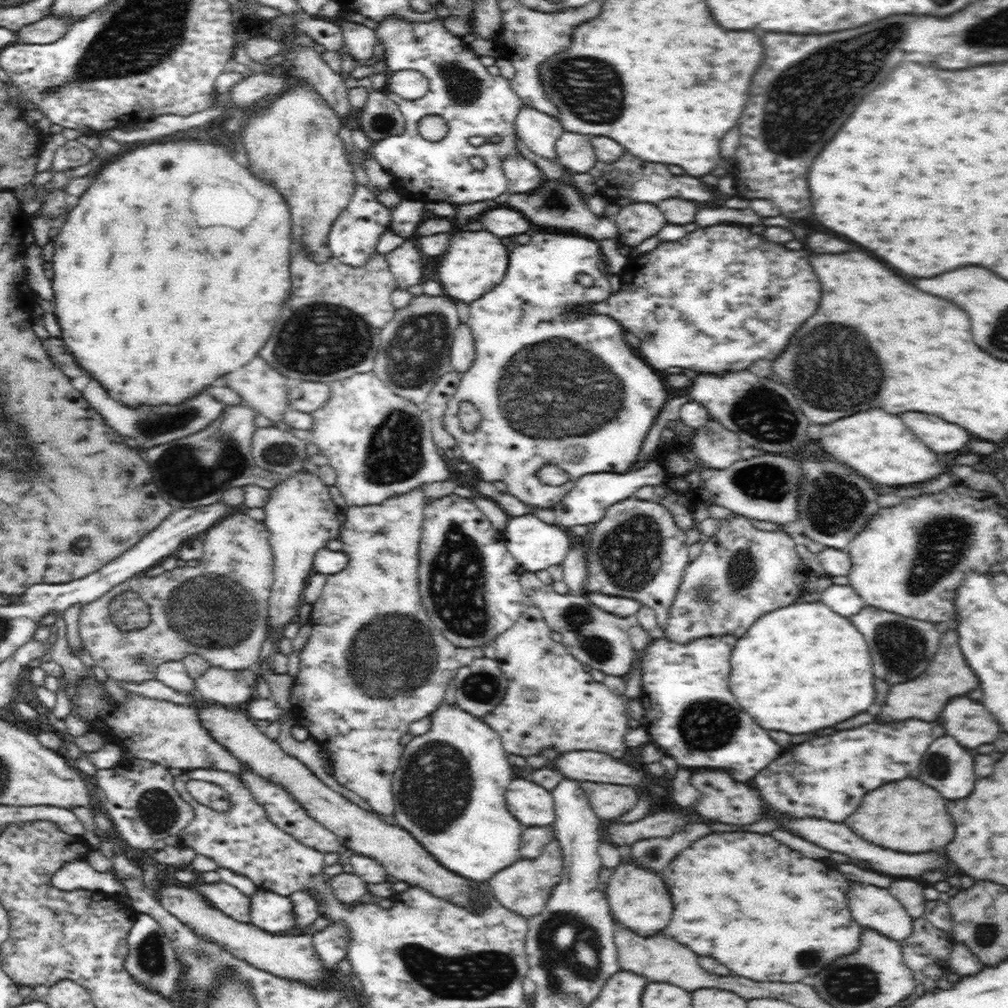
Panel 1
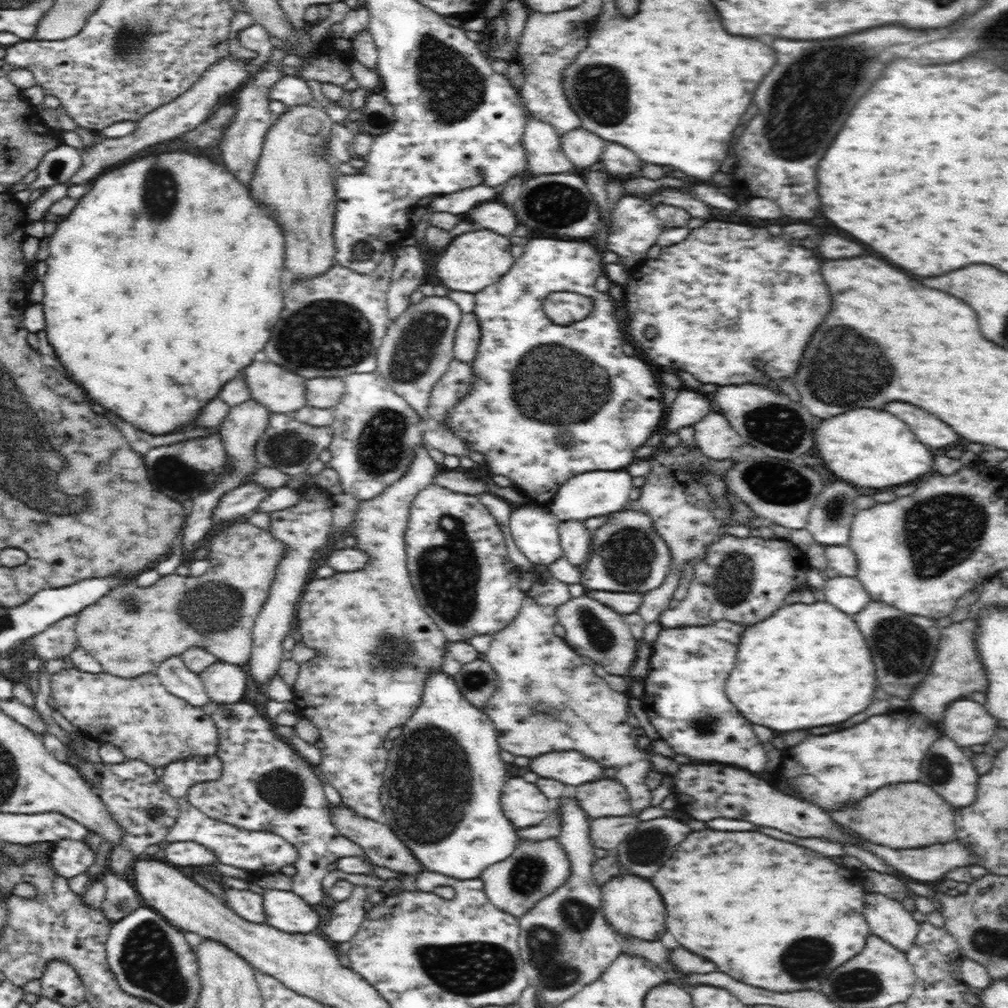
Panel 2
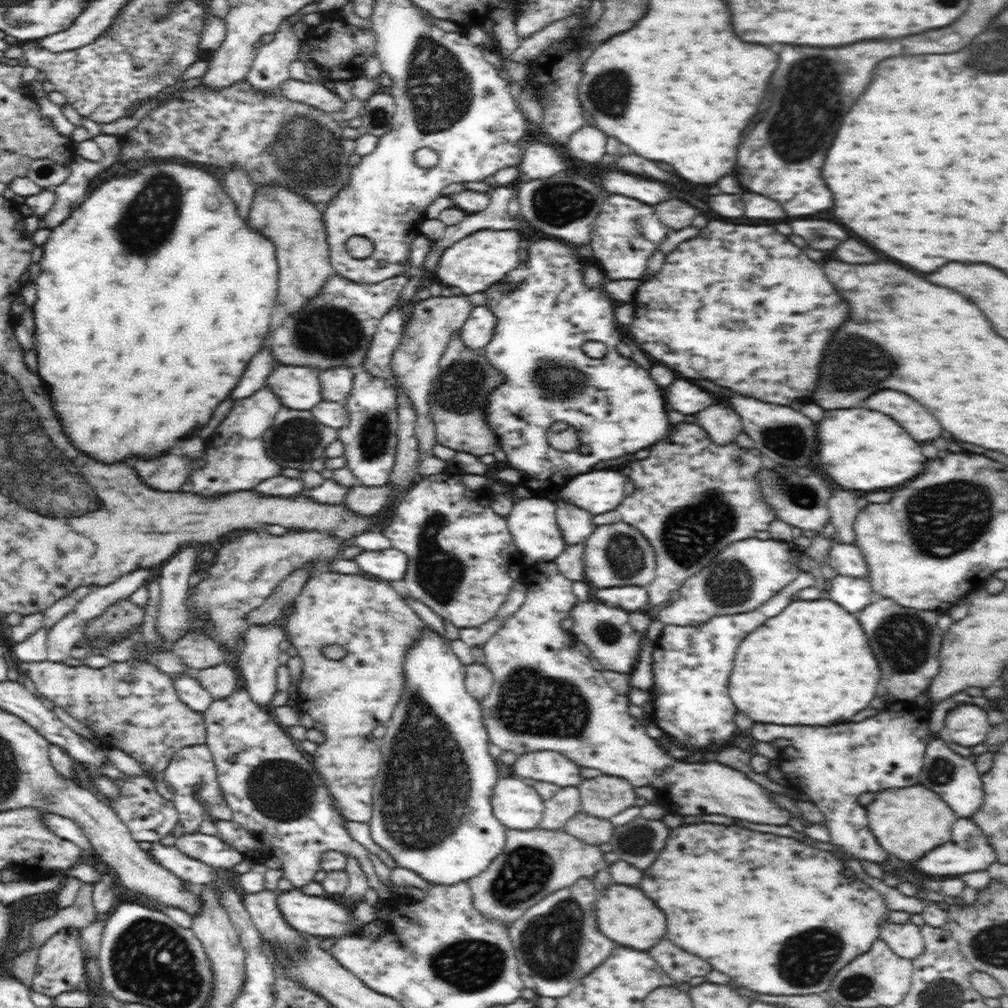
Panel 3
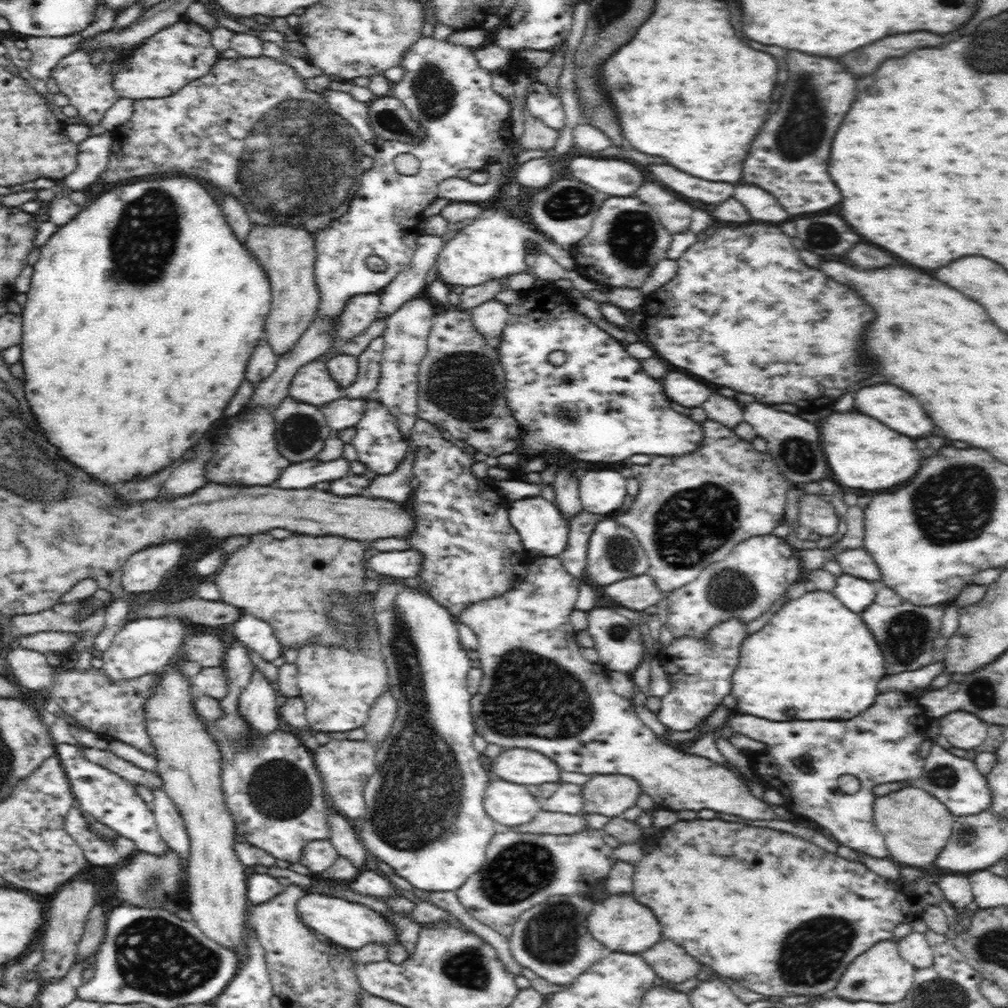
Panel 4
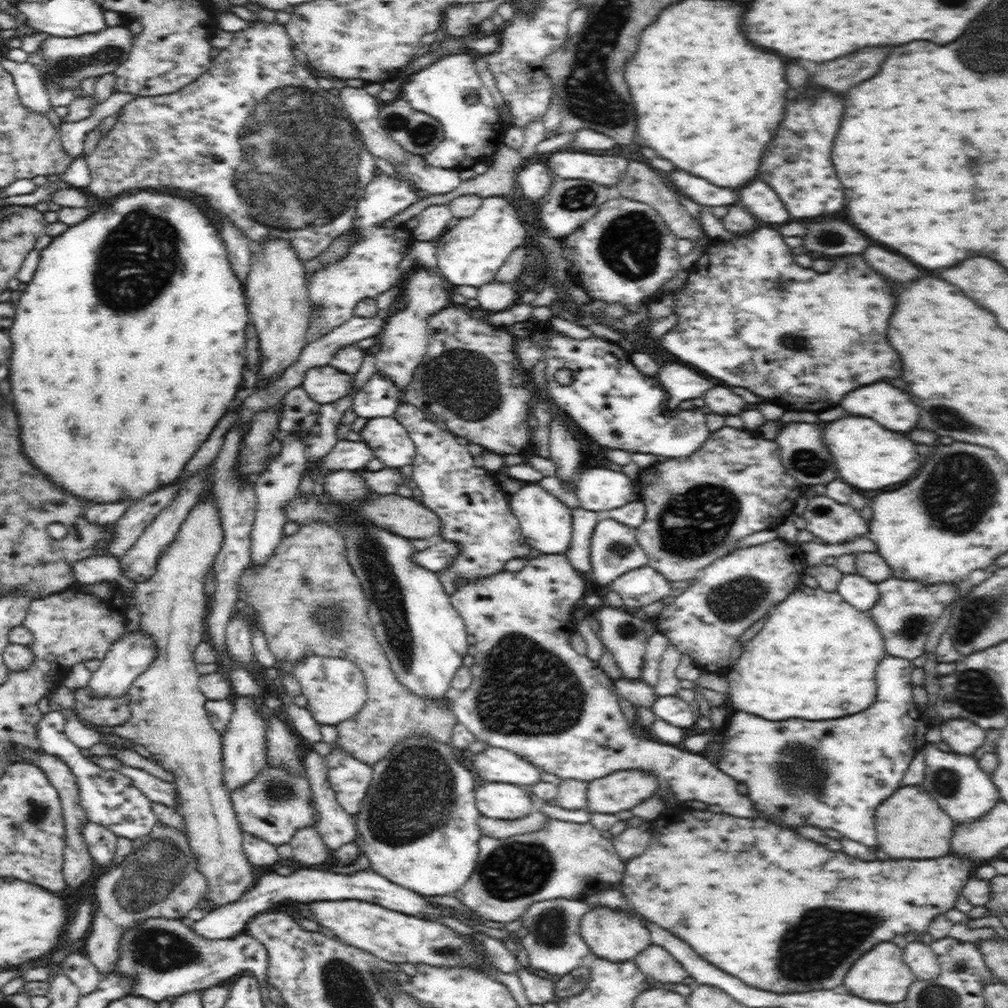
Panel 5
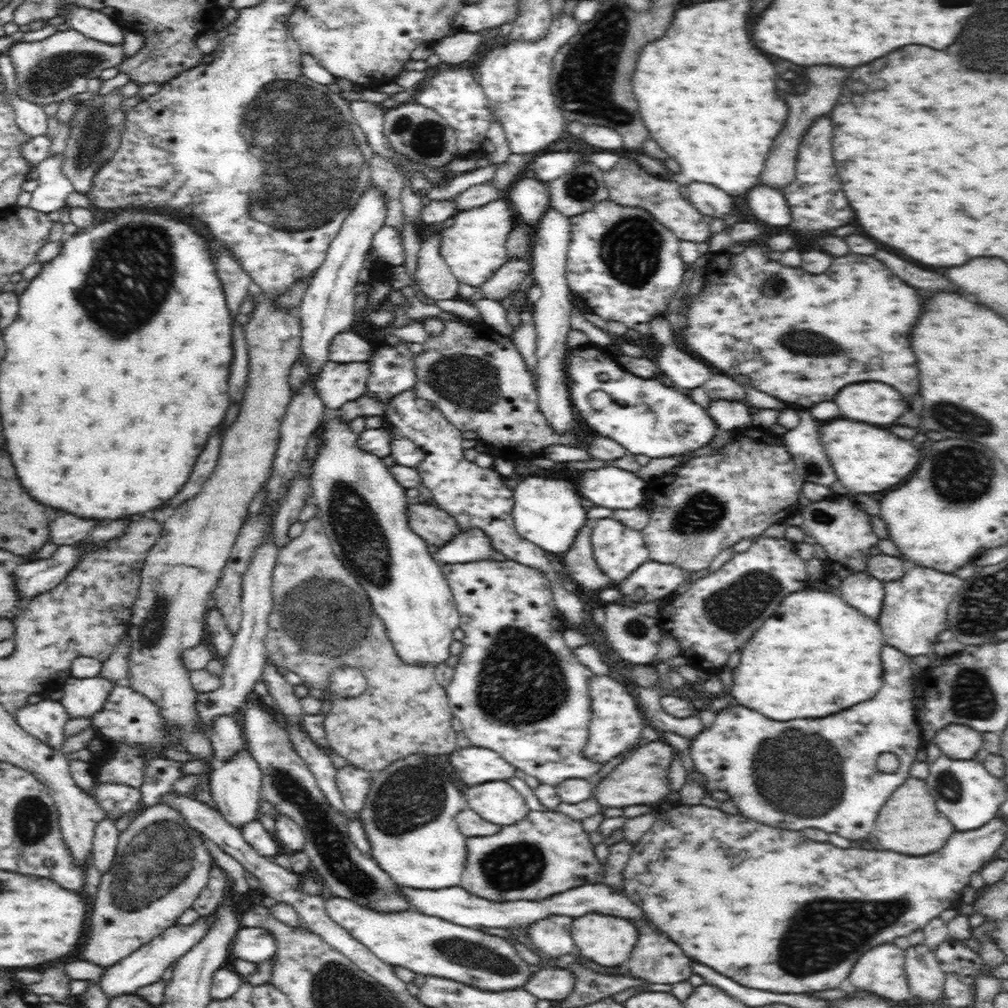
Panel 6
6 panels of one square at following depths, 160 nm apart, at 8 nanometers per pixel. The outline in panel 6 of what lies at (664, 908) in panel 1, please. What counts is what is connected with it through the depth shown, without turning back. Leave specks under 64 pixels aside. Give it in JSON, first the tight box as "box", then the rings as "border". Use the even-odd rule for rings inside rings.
{"box":[572,913,640,967],"border":[[[588,913],[572,922],[572,939],[580,949],[580,956],[602,967],[623,966],[631,958],[638,944],[640,932],[628,920],[600,913]]]}

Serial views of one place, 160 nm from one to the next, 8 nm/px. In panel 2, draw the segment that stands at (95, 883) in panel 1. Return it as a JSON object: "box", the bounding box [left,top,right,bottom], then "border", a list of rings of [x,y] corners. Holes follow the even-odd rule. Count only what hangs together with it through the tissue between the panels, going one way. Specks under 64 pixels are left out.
{"box":[51,838,96,880],"border":[[[62,838],[53,842],[51,857],[56,876],[68,880],[92,866],[96,853],[84,841]]]}

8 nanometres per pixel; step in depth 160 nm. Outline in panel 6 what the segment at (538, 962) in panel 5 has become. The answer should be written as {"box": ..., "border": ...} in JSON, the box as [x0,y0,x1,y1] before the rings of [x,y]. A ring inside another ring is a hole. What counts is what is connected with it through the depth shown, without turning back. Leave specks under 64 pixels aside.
{"box":[525,914,574,958],"border":[[[552,914],[527,927],[525,932],[530,934],[532,944],[556,958],[574,950],[571,932],[574,921],[574,918],[568,915]]]}

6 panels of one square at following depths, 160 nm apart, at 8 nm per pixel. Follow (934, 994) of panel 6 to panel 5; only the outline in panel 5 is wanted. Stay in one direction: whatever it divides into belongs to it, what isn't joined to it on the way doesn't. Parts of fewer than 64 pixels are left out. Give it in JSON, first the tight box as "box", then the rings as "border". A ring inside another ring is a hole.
{"box":[903,938,941,980],"border":[[[913,938],[903,949],[903,960],[917,980],[934,980],[940,974],[941,966],[937,955],[928,944]]]}

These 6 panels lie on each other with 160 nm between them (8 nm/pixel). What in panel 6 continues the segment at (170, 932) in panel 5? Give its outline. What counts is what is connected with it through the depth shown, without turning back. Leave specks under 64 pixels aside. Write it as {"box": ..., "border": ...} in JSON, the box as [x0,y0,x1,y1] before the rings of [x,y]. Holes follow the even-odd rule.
{"box":[233,927,277,965],"border":[[[241,927],[233,942],[235,960],[243,959],[256,965],[273,959],[277,952],[273,935],[256,927]]]}

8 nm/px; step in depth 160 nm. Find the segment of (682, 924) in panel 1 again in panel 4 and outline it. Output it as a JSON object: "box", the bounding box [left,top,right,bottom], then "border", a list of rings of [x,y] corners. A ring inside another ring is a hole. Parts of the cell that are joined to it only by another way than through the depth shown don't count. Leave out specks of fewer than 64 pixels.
{"box":[630,818,947,998],"border":[[[697,818],[692,822],[680,820],[662,830],[656,846],[644,853],[644,858],[635,865],[630,894],[656,914],[664,938],[684,946],[688,954],[722,976],[732,978],[742,986],[756,986],[752,992],[781,998],[831,994],[842,970],[876,942],[891,941],[893,928],[922,916],[928,906],[947,907],[947,900],[938,885],[938,878],[947,874],[942,870],[918,868],[923,875],[915,883],[902,878],[888,880],[870,872],[860,861],[846,860],[788,832],[742,822]],[[728,956],[736,956],[738,960],[704,962],[704,958]]]}

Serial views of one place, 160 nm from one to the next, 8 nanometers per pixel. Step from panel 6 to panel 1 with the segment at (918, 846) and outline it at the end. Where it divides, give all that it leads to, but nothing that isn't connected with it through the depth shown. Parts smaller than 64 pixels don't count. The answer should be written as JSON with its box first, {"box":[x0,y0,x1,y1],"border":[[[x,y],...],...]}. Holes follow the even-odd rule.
{"box":[844,780,954,852],"border":[[[918,780],[892,782],[888,786],[880,786],[880,790],[872,790],[864,796],[856,814],[852,813],[844,820],[858,836],[872,840],[884,848],[928,852],[946,846],[954,838],[952,818],[946,810],[946,800],[930,786]]]}

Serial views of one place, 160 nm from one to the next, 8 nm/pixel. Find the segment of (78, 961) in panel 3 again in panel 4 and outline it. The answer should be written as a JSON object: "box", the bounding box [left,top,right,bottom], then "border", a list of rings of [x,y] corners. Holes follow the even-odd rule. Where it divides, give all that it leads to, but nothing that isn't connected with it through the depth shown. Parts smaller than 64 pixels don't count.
{"box":[34,876,96,986],"border":[[[80,876],[72,877],[70,881],[66,881],[56,890],[54,898],[52,898],[48,926],[44,932],[42,960],[34,970],[39,973],[39,977],[35,980],[38,980],[42,986],[52,984],[52,981],[58,981],[76,963],[76,950],[78,950],[80,938],[84,934],[88,913],[95,905],[96,898],[94,885],[86,880],[80,880]]]}

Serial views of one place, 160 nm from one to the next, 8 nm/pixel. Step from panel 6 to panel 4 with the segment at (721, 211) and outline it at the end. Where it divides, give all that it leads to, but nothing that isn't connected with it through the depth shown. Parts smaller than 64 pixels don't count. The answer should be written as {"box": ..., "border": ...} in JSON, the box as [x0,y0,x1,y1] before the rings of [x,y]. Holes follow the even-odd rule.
{"box":[650,164,736,204],"border":[[[654,164],[654,166],[650,166],[650,172],[658,182],[666,184],[674,192],[678,192],[690,200],[700,200],[706,204],[720,204],[720,202],[732,198],[734,188],[736,188],[734,184],[728,184],[728,182],[710,182],[710,180],[690,176],[668,164]]]}

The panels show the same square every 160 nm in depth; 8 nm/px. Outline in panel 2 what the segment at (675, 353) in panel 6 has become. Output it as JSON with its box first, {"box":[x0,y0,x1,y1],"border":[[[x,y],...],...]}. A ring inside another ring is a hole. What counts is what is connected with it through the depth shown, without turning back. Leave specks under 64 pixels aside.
{"box":[666,390,712,435],"border":[[[680,390],[666,422],[666,435],[683,426],[694,426],[712,410],[710,402],[692,390]]]}

